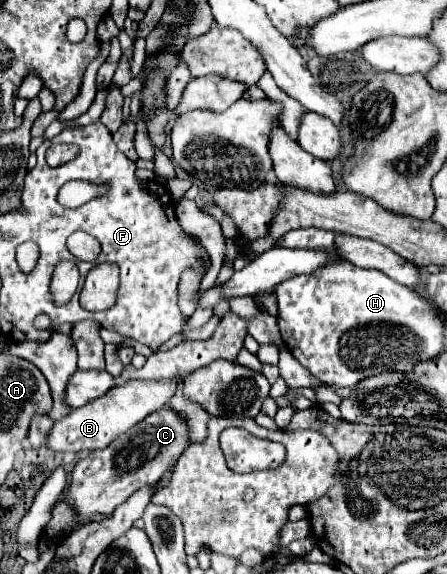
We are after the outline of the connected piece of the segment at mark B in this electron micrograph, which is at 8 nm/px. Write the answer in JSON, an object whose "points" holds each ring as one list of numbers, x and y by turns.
{"points":[[127,381,125,385,115,385,97,401,89,401,83,407,71,409,63,419,53,423,53,429,47,433,45,445,59,453,79,453,79,451,93,451,107,447,115,437,129,431,137,421,143,421,149,413,157,411,159,407,167,405,171,395,175,393,175,381]]}

